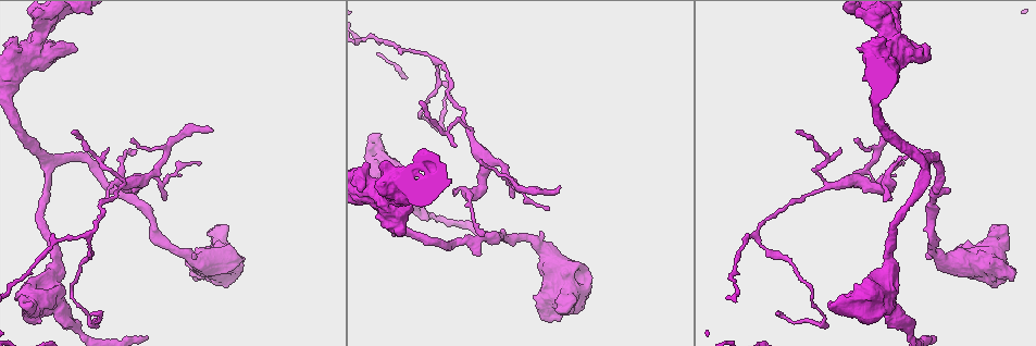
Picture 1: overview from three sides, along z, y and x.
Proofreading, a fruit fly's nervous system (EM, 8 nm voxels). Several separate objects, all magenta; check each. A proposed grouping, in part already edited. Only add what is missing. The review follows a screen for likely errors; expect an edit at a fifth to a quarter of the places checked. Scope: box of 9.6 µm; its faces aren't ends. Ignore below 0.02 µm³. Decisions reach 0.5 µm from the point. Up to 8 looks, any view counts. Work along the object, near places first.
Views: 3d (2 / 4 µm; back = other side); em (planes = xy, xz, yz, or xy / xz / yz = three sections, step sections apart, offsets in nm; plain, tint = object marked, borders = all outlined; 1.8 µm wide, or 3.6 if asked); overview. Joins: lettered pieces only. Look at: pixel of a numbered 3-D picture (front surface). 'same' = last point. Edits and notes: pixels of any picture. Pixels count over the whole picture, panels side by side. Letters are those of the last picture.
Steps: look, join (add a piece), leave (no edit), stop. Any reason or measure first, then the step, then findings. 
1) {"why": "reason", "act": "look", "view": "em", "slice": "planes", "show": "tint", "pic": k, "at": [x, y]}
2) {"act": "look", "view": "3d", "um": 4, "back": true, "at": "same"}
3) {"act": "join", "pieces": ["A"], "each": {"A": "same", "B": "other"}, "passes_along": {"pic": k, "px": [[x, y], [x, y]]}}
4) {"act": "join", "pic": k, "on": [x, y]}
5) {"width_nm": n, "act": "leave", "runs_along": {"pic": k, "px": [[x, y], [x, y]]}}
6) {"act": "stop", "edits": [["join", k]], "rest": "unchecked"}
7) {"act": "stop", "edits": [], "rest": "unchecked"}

{"why": "branch stops here", "act": "look", "view": "3d", "um": 4, "pic": 1, "at": [34, 277]}

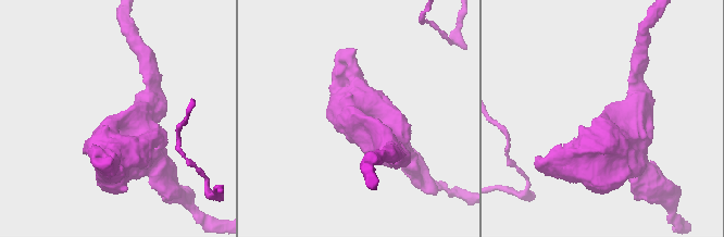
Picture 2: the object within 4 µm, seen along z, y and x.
{"act": "look", "view": "em", "slice": "planes", "show": "borders", "pic": 2, "at": [608, 113]}

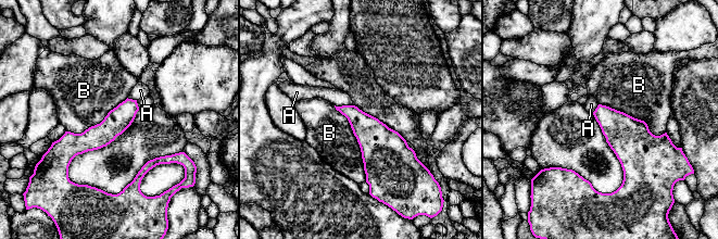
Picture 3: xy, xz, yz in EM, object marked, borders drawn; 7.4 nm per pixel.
{"act": "leave", "each": {"A": "other", "B": "other"}, "runs_along": {"pic": 3, "px": [[134, 102], [101, 135], [62, 152]]}, "found": "no lettered piece goes on from it"}

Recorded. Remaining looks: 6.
{"why": "an open end", "act": "look", "view": "3d", "um": 4, "pic": 1, "at": [456, 147]}

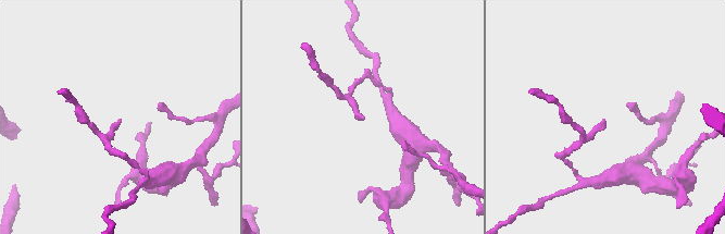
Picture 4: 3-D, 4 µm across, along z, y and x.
{"act": "look", "view": "em", "slice": "planes", "show": "plain", "pic": 4, "at": [601, 121]}

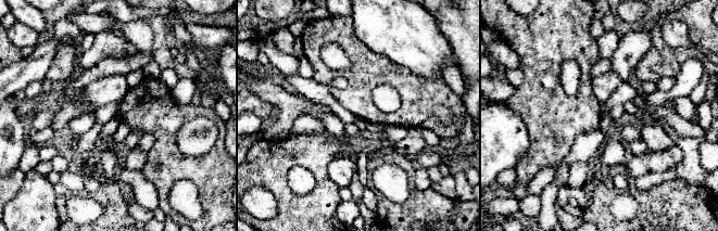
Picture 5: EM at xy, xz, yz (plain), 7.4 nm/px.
{"why": "what lies round it", "act": "look", "view": "em", "slice": "planes", "show": "borders", "at": "same"}

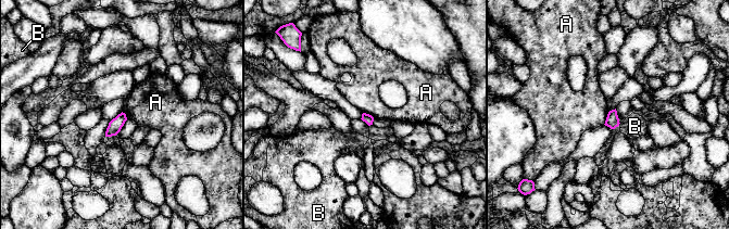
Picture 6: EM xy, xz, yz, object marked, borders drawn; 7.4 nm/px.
{"act": "leave", "each": {"A": "other", "B": "other"}, "found": "no lettered piece goes on from it"}

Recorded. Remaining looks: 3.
{"why": "thin end", "act": "look", "view": "3d", "um": 2, "pic": 1, "at": [442, 85]}

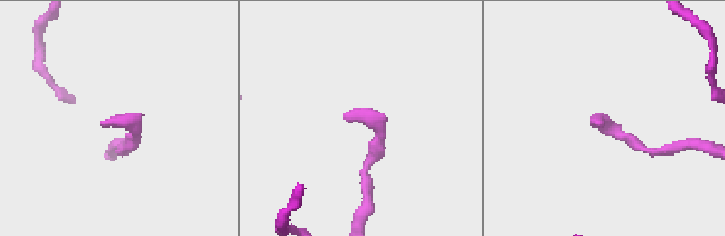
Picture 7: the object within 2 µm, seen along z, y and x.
{"why": "shape alone is not enough", "act": "look", "view": "em", "slice": "xz", "step": 16, "show": "borders", "pic": 7, "at": [596, 116]}

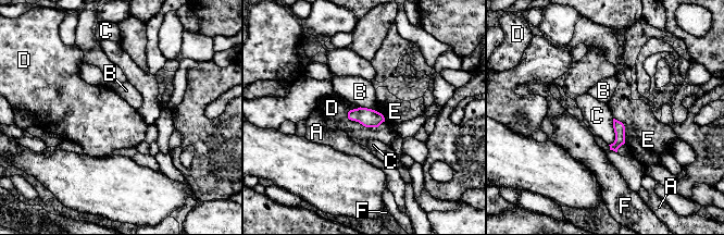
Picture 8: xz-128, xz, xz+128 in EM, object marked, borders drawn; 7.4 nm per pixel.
{"act": "look", "view": "em", "slice": "planes", "show": "borders", "at": "same"}

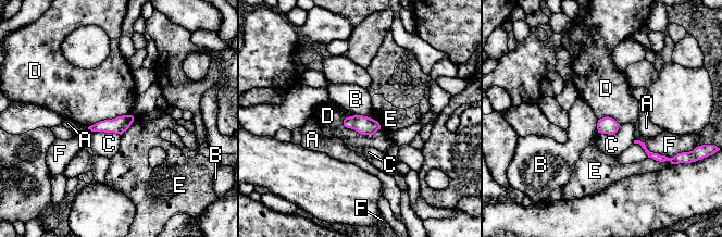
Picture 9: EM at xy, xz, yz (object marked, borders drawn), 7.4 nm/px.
{"longest_contact_nm": ["D", 280], "act": "leave", "each": {"A": "other", "B": "other", "C": "other", "D": "other", "E": "other", "F": "other"}, "border": {"pic": 9, "px": [[343, 120], [361, 134], [380, 129]]}, "found": "none of them fits"}

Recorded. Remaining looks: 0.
{"act": "stop", "edits": [], "rest": "unchecked"}

